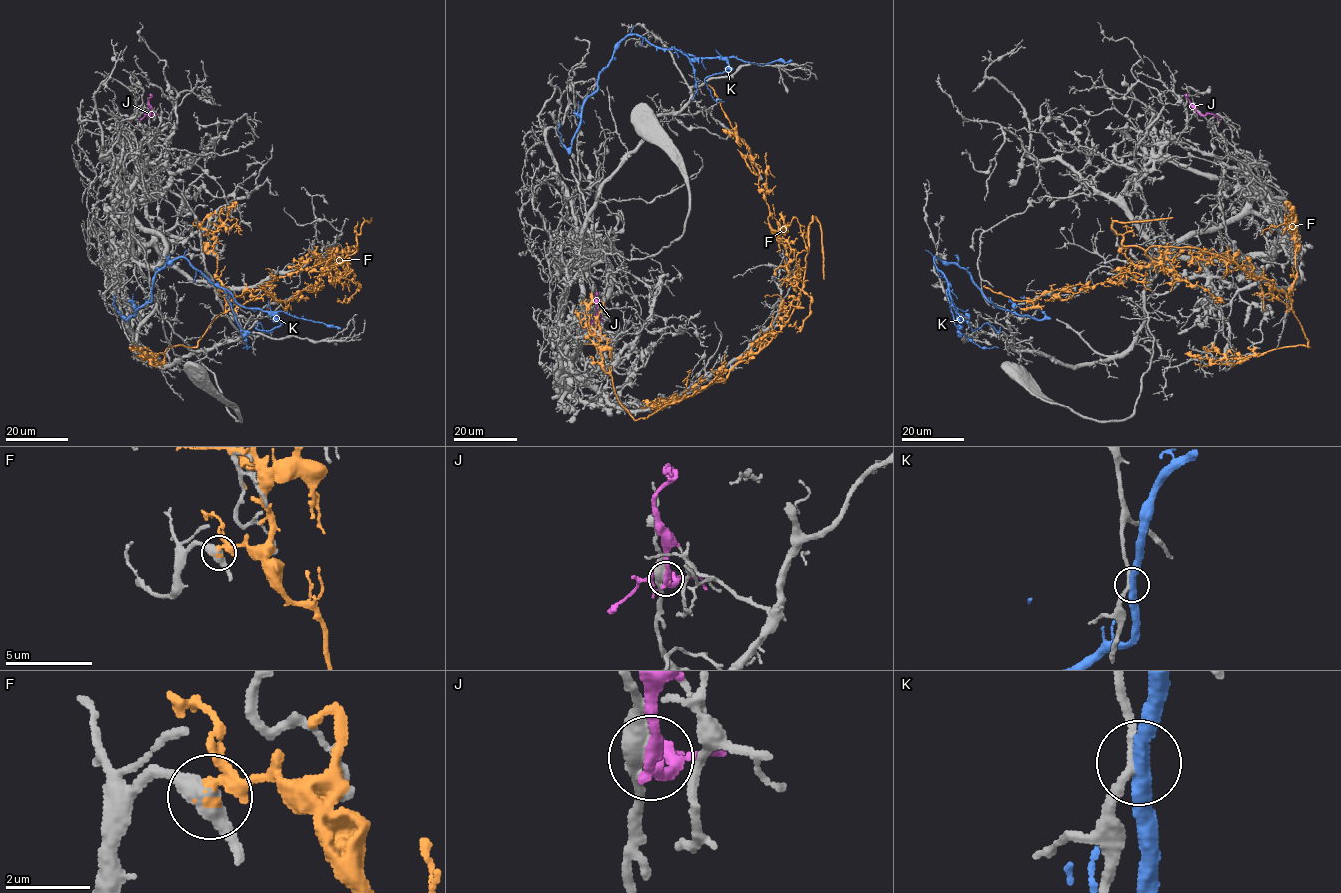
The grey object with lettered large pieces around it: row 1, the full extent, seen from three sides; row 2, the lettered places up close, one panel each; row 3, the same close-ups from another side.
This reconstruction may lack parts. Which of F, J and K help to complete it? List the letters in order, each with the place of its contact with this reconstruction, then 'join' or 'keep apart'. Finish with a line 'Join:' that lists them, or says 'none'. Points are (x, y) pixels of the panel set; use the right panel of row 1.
F: contact (1255, 348); keep apart
J: contact (1199, 114); keep apart
K: contact (982, 291); join
Join: K

